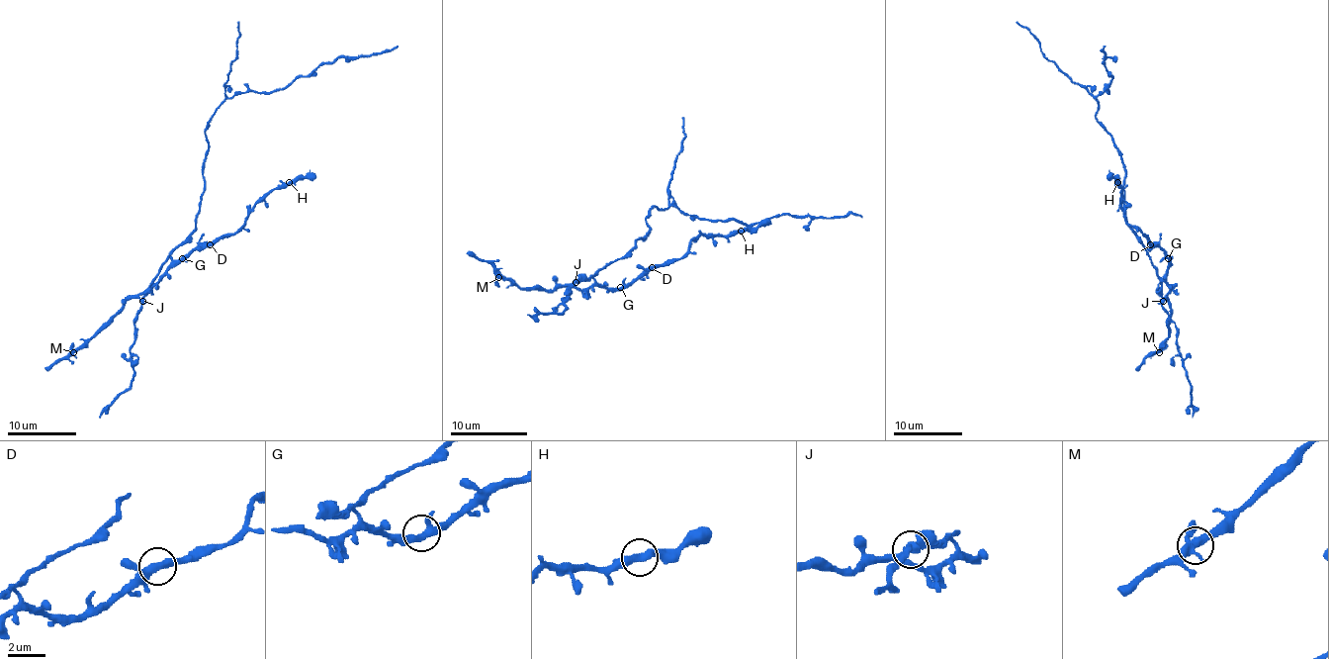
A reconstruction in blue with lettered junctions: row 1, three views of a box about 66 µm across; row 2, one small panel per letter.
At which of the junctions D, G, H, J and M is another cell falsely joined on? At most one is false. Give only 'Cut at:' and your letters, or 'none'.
Cut at: none

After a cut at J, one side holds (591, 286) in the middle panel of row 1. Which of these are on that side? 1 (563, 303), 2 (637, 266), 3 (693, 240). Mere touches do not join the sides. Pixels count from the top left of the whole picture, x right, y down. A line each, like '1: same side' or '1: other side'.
1: other side
2: same side
3: same side

